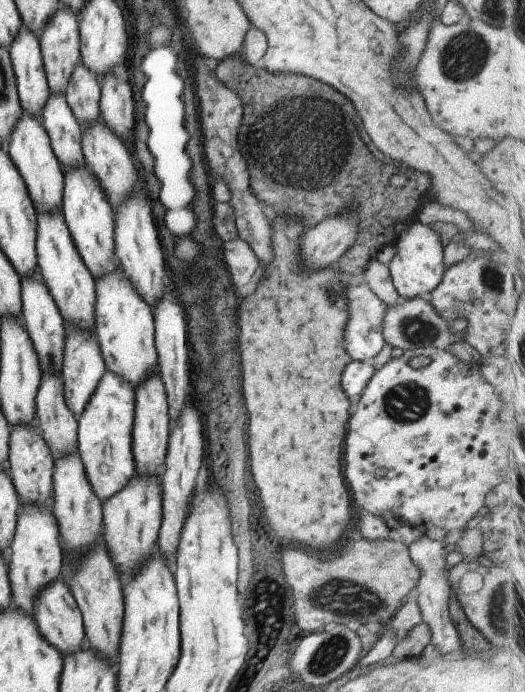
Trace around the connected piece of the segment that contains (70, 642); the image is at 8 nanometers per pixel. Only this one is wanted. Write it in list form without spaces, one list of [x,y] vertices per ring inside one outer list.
[[[54,580],[34,598],[34,620],[42,636],[62,654],[74,652],[84,638],[80,610],[64,580]]]

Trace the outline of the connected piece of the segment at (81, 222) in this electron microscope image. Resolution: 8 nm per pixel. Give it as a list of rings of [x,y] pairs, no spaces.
[[[86,164],[76,170],[66,172],[63,176],[62,212],[80,258],[94,278],[118,270],[121,266],[116,258],[116,252],[114,252],[116,250],[116,244],[114,244],[114,236],[116,236],[114,234],[115,212],[102,190],[102,186],[100,186],[98,178],[88,170]]]

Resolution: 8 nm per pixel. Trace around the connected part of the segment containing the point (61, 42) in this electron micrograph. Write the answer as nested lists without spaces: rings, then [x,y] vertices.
[[[64,6],[58,7],[46,22],[39,41],[50,94],[66,96],[70,76],[81,61],[79,16]]]

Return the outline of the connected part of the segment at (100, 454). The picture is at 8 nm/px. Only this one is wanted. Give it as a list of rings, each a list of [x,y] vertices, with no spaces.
[[[106,371],[98,388],[90,396],[86,410],[77,417],[78,451],[80,453],[88,482],[100,498],[114,498],[136,474],[132,452],[132,426],[134,420],[135,390],[114,372]]]

